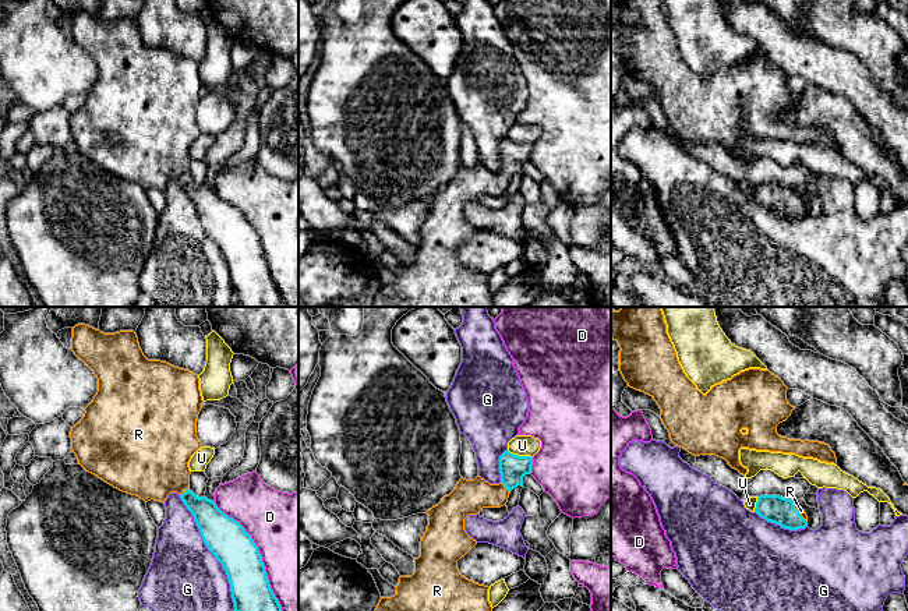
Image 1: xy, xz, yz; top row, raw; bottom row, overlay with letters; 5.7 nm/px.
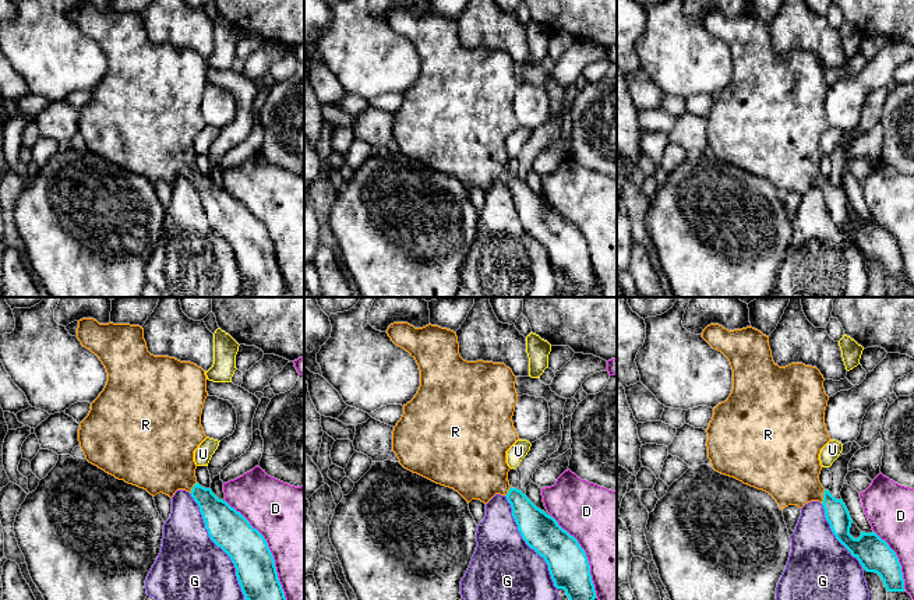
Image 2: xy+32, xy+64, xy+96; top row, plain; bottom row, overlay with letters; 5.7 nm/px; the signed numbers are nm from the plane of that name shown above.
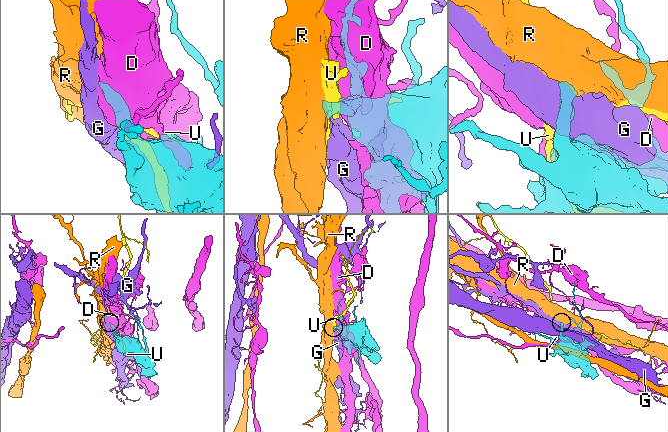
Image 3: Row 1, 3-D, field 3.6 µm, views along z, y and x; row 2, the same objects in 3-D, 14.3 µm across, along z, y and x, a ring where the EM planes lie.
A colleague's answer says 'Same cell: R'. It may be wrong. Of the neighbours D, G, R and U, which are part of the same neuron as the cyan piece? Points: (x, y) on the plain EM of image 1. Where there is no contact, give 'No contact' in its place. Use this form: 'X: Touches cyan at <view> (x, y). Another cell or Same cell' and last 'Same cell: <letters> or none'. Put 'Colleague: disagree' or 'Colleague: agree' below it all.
D: Touches cyan at xy (261, 244). Another cell
G: Touches cyan at xy (211, 239). Another cell
R: Touches cyan at xz (505, 173). Same cell
U: Touches cyan at xz (520, 144). Another cell
Same cell: R
Colleague: agree

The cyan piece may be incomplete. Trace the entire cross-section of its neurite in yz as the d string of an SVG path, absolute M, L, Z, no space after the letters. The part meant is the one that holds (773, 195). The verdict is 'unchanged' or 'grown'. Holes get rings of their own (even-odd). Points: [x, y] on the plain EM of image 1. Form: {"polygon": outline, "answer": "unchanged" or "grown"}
{"polygon": "M760 183L755 199L767 209L780 212L784 216L798 218L808 213L805 198L796 194L792 187L780 183Z", "answer": "grown"}

